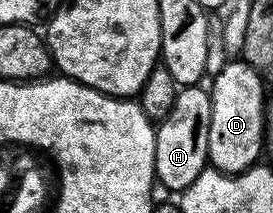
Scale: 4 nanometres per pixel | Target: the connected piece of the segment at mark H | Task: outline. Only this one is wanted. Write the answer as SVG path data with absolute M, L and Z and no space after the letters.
M182 86L172 110L157 125L154 134L154 175L156 180L179 194L192 185L208 166L208 126L212 122L210 93L202 86Z

